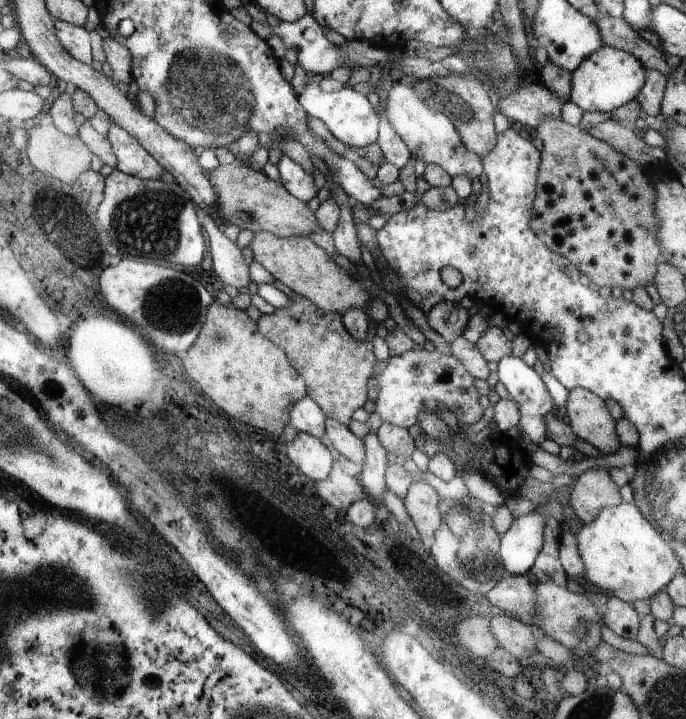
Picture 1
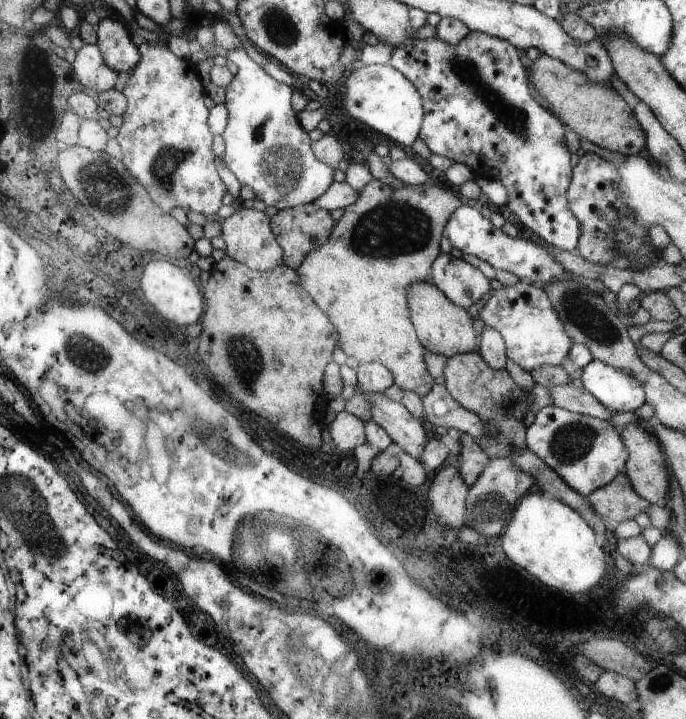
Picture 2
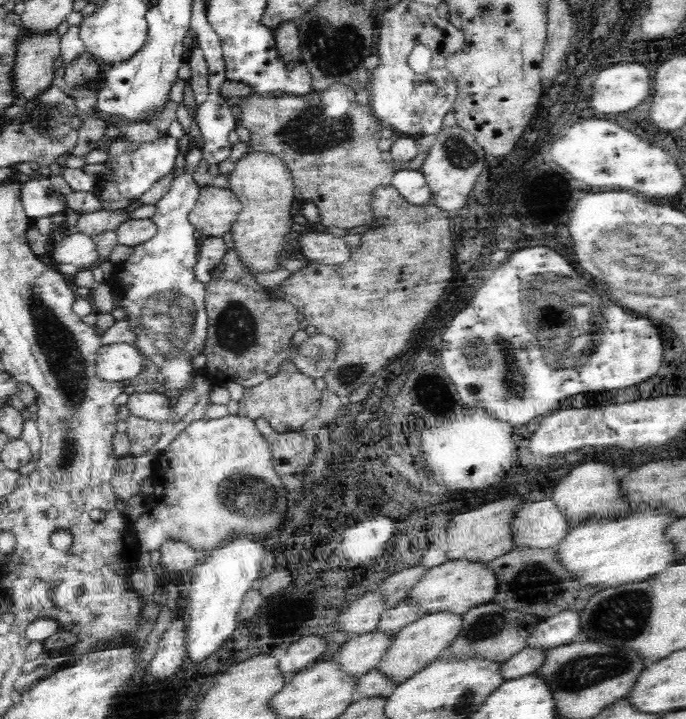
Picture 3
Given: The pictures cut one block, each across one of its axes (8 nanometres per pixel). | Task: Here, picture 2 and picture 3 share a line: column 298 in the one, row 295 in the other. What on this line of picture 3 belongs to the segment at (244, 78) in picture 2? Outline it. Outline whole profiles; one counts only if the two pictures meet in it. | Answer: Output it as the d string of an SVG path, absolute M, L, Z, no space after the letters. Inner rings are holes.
M192 141L193 147L188 150L186 154L185 165L183 168L176 173L174 178L174 182L170 182L170 190L166 190L166 194L162 196L162 198L158 199L158 202L155 202L157 206L157 212L150 218L151 222L154 222L155 225L155 234L152 238L146 240L146 242L142 242L142 244L138 244L138 246L134 246L134 250L130 252L130 256L124 260L124 264L114 263L113 265L118 265L116 268L116 276L114 276L114 290L113 292L118 292L120 296L122 296L122 304L120 306L115 306L115 308L126 308L126 312L128 312L128 318L130 318L130 329L134 331L135 342L134 348L139 352L142 352L144 356L148 356L150 358L150 364L154 364L156 368L158 368L158 372L160 376L164 376L164 381L168 380L170 384L166 384L166 388L168 388L168 396L172 398L172 400L176 400L178 398L178 392L180 390L184 390L188 384L190 384L190 380L192 380L192 366L190 366L190 358L194 356L194 354L200 354L205 344L205 340L207 337L207 330L209 328L209 318L207 317L207 310L205 309L205 294L206 294L206 285L203 282L198 282L196 275L194 274L194 265L197 261L197 256L199 255L200 241L194 237L194 232L196 232L195 227L189 222L189 215L194 208L194 204L196 200L198 200L198 194L200 194L201 186L196 183L196 179L194 179L194 172L196 172L196 166L198 166L198 162L200 162L200 158L202 158L202 152L198 148L195 142Z

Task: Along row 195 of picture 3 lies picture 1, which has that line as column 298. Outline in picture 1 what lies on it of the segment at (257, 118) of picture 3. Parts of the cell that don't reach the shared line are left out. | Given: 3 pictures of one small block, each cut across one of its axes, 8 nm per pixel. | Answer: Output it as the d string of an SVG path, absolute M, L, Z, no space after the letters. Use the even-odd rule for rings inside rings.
M274 280L272 286L286 292L292 302L288 308L275 309L270 315L260 316L257 324L261 334L285 351L308 384L307 395L318 404L327 418L348 426L354 411L362 408L370 399L368 380L378 364L372 342L358 342L346 330L343 314L322 310L310 299L290 292L290 288L279 280Z

